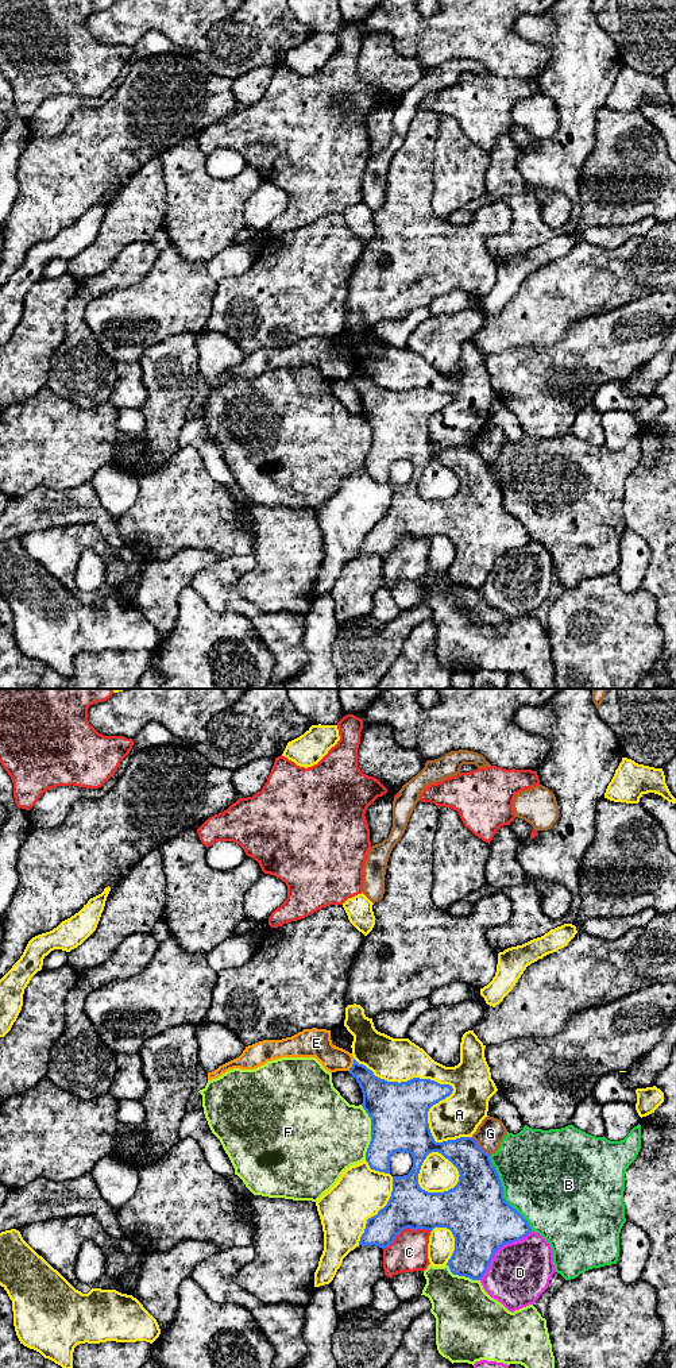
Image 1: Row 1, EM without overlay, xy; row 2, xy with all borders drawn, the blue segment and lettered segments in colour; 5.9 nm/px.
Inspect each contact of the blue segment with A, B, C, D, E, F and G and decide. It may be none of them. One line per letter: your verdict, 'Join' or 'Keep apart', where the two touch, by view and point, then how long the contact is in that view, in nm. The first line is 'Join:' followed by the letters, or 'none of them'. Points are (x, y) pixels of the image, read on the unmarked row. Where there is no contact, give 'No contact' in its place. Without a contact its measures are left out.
Join: none of them
A: Keep apart. Touches blue at xy (449, 395). Shared border 850 nm
B: Keep apart. Touches blue at xy (502, 501). Shared border 500 nm
C: Keep apart. Touches blue at xy (406, 536). Shared border 300 nm
D: Keep apart. Touches blue at xy (499, 555). Shared border 420 nm
E: Keep apart. Touches blue at xy (352, 374). Shared border 90 nm
F: Keep apart. Touches blue at xy (371, 440). Shared border 320 nm
G: Keep apart. Touches blue at xy (479, 455). Shared border 160 nm

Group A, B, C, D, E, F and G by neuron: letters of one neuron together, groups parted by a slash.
A / B / C / D / E G / F

